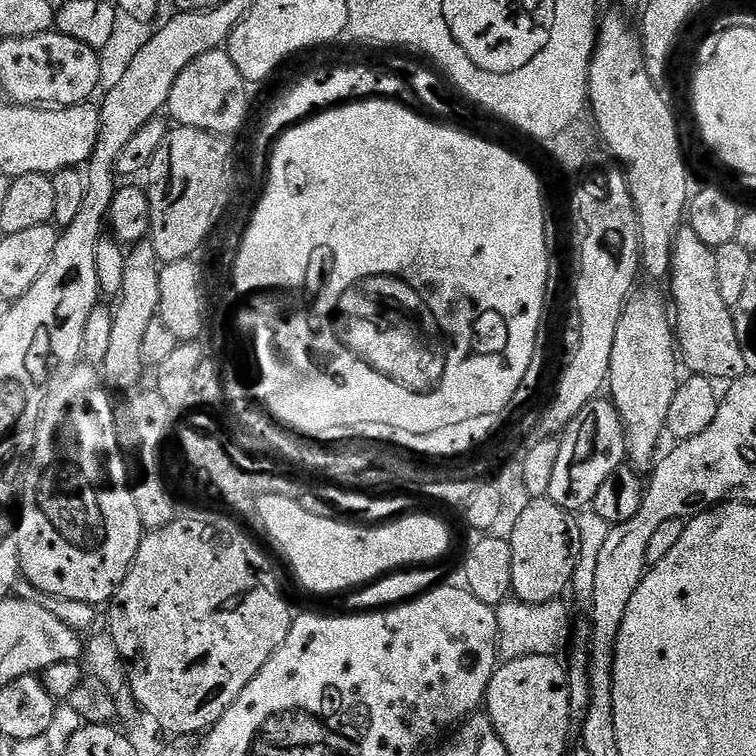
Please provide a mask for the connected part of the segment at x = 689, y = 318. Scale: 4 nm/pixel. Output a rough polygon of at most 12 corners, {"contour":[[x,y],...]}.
{"contour":[[692,228],[672,246],[683,367],[713,382],[749,375],[715,248]]}

